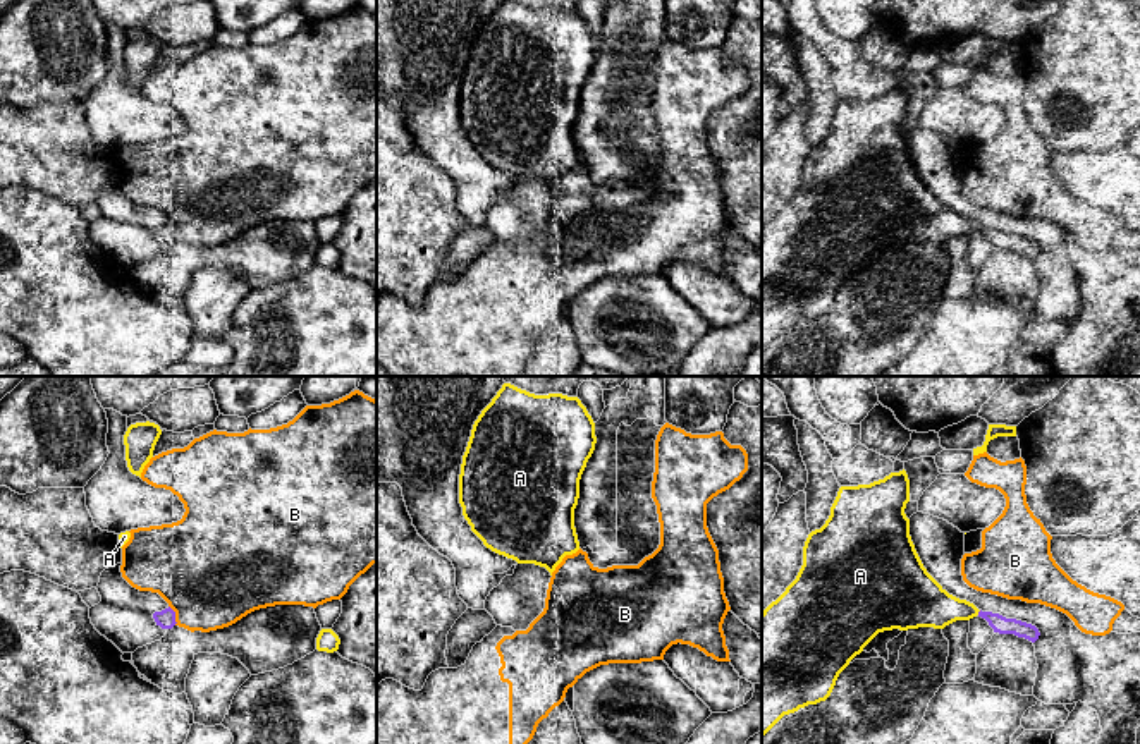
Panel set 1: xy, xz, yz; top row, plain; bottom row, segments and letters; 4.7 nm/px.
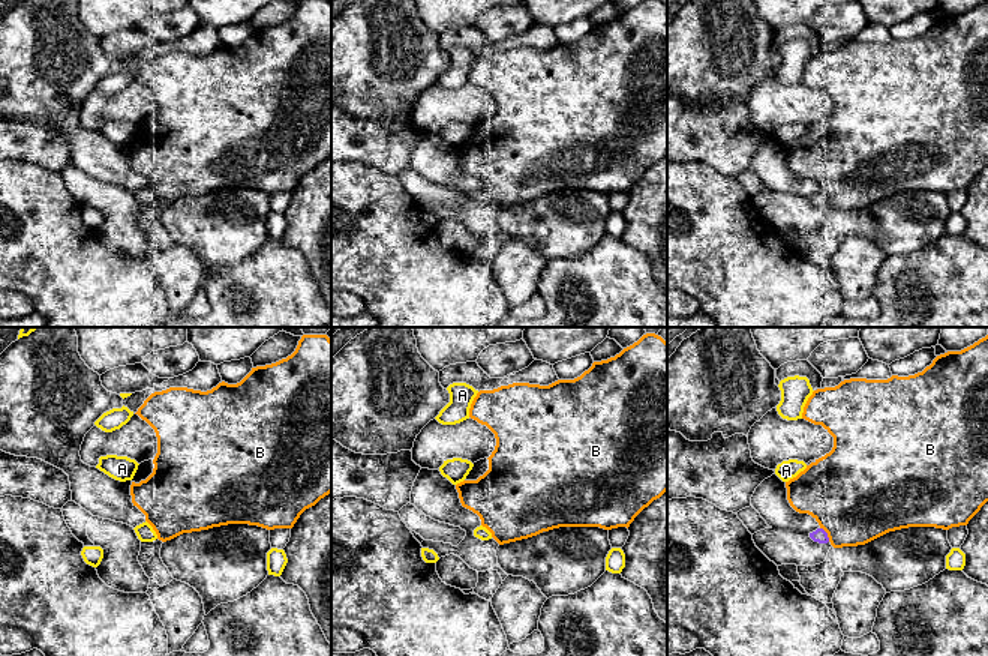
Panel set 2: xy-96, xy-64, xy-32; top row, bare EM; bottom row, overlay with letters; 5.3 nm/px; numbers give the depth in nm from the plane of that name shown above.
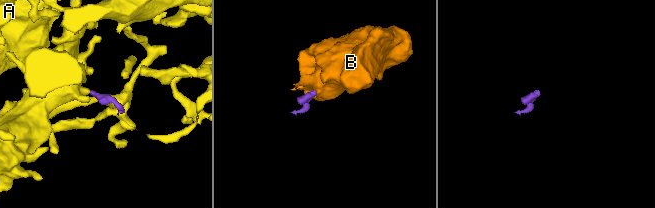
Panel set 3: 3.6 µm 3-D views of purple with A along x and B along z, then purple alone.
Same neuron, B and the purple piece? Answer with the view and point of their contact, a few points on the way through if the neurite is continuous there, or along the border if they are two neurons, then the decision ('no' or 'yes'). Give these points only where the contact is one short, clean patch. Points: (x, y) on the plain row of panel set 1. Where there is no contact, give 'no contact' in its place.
contact xy (174, 231); no

